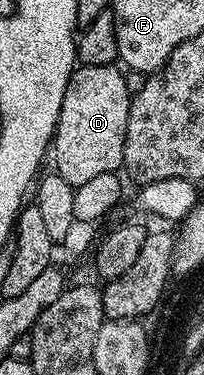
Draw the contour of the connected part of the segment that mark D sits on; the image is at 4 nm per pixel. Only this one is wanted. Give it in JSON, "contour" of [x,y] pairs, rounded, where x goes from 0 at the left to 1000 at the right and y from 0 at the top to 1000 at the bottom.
{"contour":[[[578,171],[500,173],[495,179],[456,179],[451,173],[387,173],[368,192],[353,195],[338,221],[319,232],[319,264],[299,264],[299,307],[270,331],[270,371],[260,379],[260,419],[270,408],[265,459],[299,467],[299,477],[319,477],[319,488],[373,496],[422,488],[431,477],[456,477],[475,467],[515,467],[520,461],[559,461],[603,437],[603,405],[613,403],[613,339],[632,328],[632,285],[652,256],[647,240],[623,240],[623,216],[603,208],[608,187]]]}

